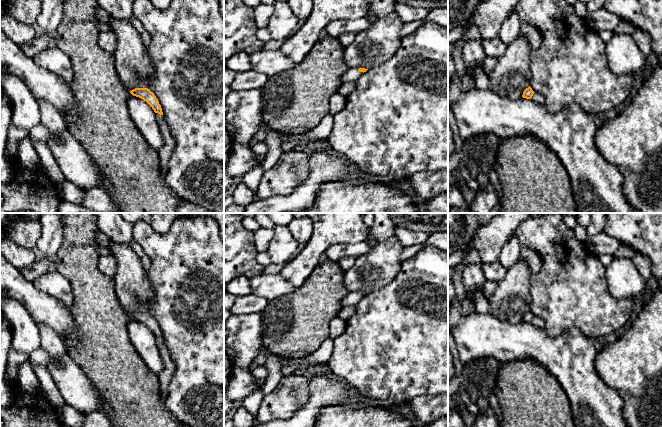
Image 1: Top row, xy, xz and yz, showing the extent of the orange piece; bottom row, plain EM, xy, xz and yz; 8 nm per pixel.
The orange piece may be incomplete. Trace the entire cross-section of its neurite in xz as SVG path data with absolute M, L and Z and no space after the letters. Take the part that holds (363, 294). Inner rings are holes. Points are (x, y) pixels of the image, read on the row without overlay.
M349 292L343 299L342 299L342 307L346 306L356 306L357 303L368 293L365 292Z

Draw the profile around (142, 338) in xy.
M133 319L129 321L127 331L140 358L151 372L159 374L163 370L163 362L152 331L143 323Z

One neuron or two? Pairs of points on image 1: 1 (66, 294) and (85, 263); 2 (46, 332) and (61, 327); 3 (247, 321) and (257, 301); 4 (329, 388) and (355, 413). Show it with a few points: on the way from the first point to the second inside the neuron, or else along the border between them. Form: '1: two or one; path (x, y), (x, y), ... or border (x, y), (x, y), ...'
1: two; border (55, 269), (71, 288), (72, 302), (67, 307)
2: two; border (37, 323), (48, 325), (62, 339)
3: two; border (260, 312), (246, 312), (234, 315)
4: two; border (344, 403), (338, 406), (328, 406), (321, 410)

